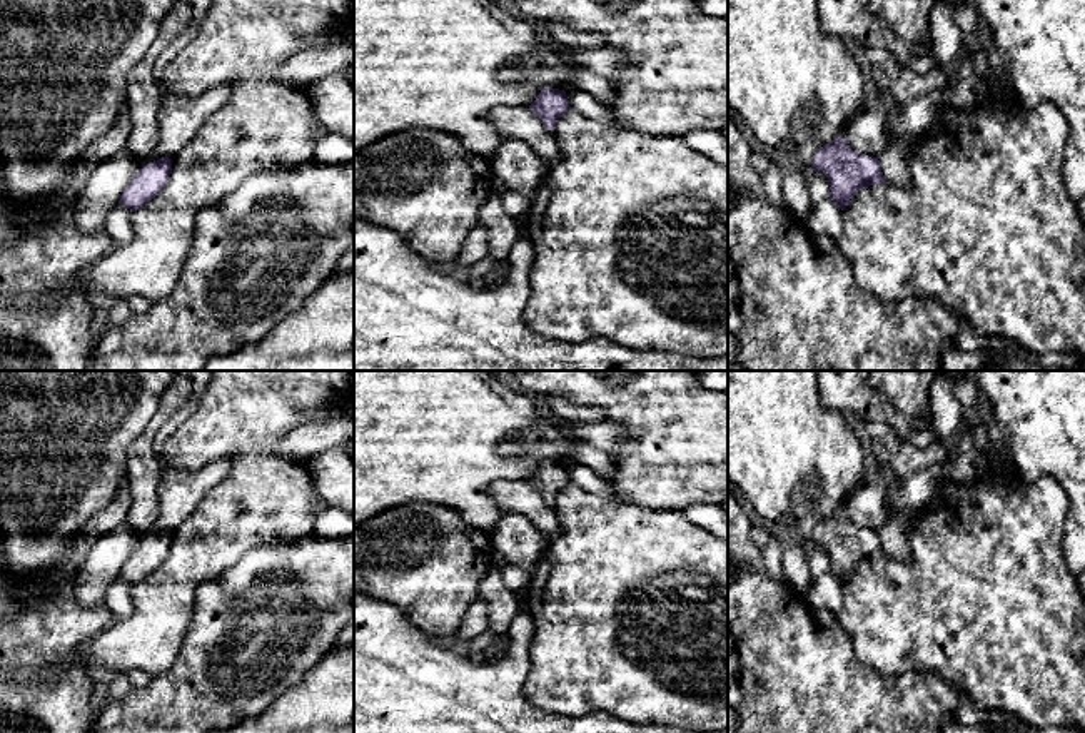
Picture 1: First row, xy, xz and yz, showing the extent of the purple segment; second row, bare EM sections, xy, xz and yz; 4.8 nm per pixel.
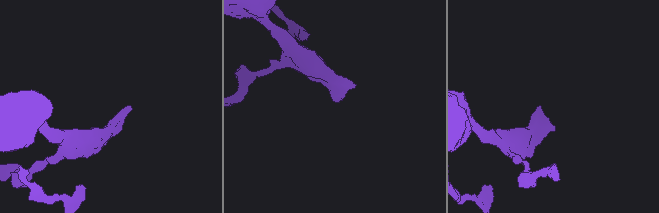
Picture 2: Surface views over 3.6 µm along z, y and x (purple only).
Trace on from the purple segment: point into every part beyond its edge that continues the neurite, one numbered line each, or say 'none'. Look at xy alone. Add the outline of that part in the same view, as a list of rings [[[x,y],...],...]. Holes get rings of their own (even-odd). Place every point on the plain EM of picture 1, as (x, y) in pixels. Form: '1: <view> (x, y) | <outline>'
1: xy (144, 468) | [[[179,372],[164,391],[152,421],[129,447],[125,471],[129,511],[125,528],[137,533],[142,539],[162,533],[162,529],[157,528],[157,516],[159,484],[164,469],[160,457],[154,452],[154,437],[165,421],[187,402],[190,394],[190,377]]]

